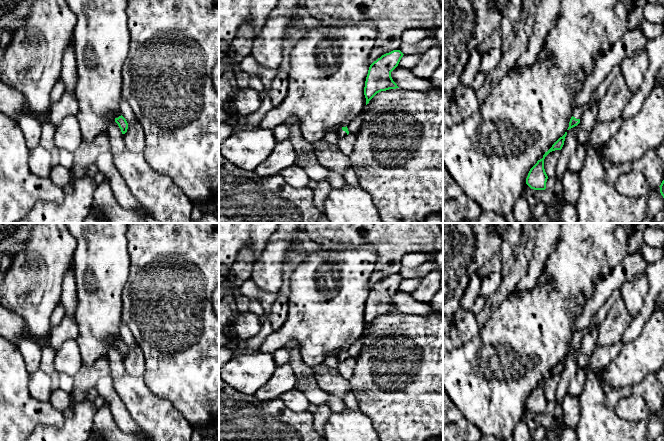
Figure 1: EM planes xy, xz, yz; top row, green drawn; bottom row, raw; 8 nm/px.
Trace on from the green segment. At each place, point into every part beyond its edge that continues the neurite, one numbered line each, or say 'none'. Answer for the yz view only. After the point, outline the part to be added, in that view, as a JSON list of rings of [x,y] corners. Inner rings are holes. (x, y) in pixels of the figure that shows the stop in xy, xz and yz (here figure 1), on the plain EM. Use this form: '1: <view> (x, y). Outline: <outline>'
1: yz (601, 313). Outline: [[[620,289],[613,291],[606,302],[599,308],[597,313],[591,320],[588,327],[583,330],[577,331],[573,334],[572,340],[576,343],[581,343],[586,334],[588,334],[594,326],[599,326],[601,322],[605,319],[607,311],[610,309],[612,304],[621,297]]]

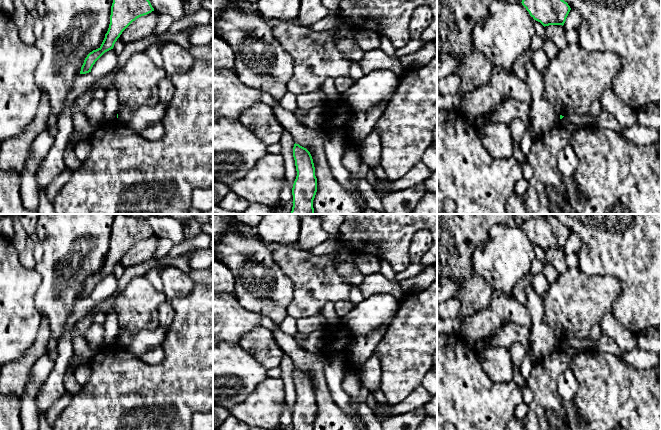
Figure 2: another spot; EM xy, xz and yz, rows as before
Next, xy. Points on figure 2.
none

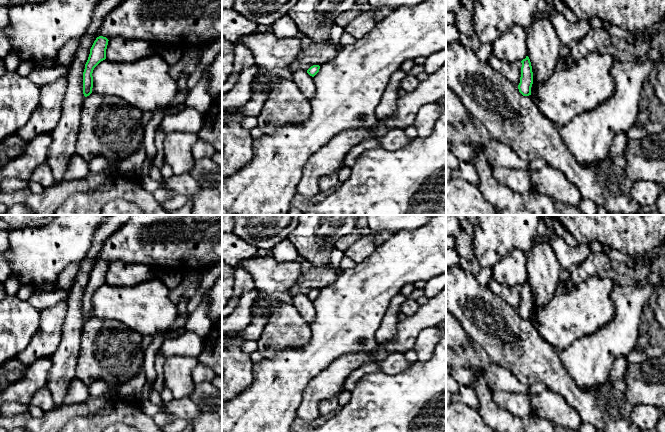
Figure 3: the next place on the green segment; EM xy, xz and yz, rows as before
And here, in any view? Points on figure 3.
none

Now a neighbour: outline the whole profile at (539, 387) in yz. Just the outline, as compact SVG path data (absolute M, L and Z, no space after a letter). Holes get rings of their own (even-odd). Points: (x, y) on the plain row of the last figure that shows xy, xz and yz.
M537 382L535 384L529 385L528 388L529 388L529 392L535 395L541 394L544 391L548 390L547 386L542 382Z

